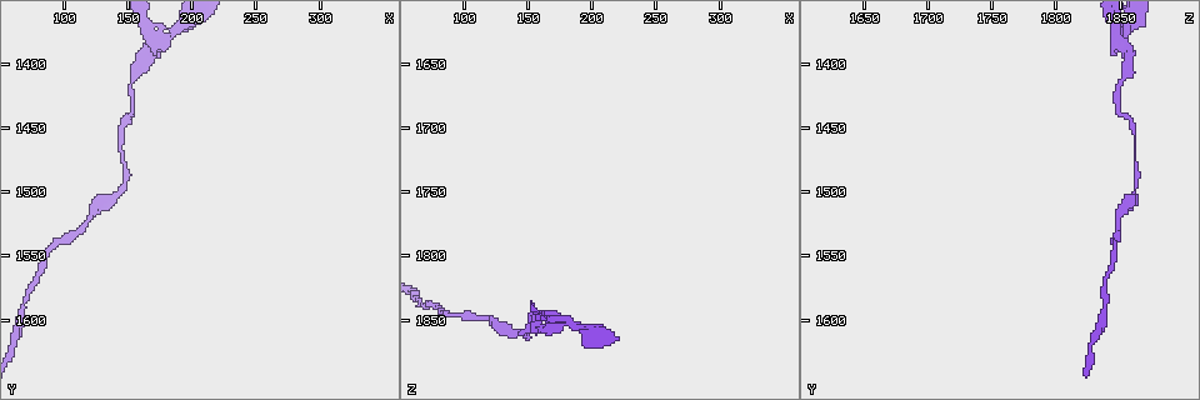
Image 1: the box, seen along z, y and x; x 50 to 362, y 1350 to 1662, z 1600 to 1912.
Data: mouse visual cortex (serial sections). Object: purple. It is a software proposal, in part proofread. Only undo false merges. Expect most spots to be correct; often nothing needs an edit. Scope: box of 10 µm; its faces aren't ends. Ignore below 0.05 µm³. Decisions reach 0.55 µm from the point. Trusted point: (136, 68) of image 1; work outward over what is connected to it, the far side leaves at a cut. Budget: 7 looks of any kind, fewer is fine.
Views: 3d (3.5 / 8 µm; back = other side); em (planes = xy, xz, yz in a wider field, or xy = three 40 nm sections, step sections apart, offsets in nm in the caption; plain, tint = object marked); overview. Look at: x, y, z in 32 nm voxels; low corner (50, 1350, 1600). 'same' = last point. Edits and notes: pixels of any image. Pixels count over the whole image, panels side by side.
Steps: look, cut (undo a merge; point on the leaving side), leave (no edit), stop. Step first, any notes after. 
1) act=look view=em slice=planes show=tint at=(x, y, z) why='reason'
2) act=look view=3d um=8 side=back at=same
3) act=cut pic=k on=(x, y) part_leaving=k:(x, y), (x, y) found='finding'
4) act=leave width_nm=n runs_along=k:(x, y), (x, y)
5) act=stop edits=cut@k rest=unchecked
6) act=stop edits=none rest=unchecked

act=look view=3d um=3.5 side=back at=(164, 1374, 1846) why='sudden change in width'

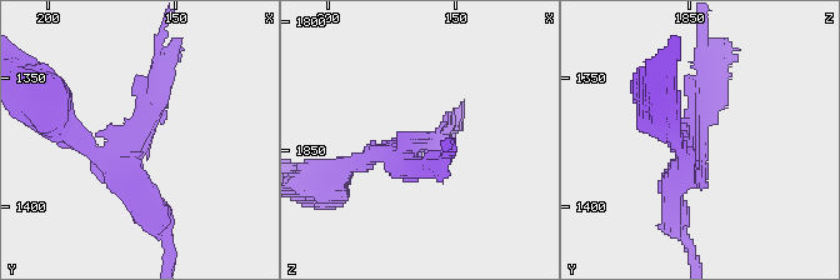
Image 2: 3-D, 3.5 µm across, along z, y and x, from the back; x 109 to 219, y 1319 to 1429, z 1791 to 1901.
act=look view=em slice=xy step=5 show=tint at=(163, 1372, 1848) why='now the EM'

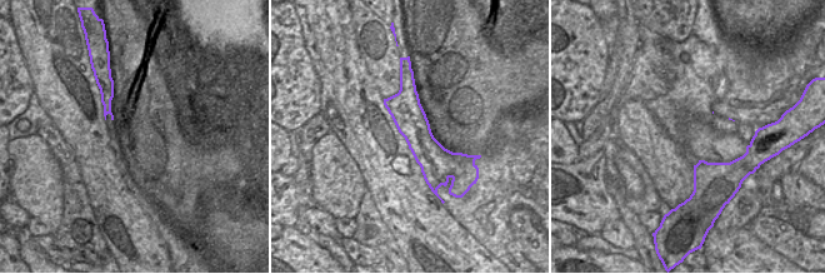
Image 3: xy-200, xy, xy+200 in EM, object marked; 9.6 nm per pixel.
act=cut pic=2 on=(691, 98) part_leaving=2:(134, 149), (164, 84), (173, 80) found='two cells meet here'

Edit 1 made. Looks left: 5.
act=look view=overview why='see it whole again'

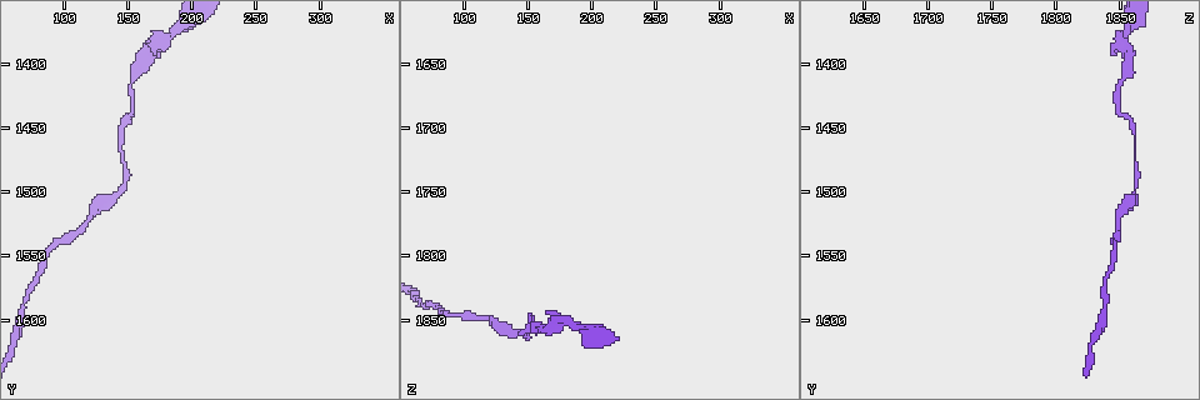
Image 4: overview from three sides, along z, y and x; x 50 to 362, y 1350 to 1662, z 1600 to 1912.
act=look view=em slice=xy step=5 show=tint at=(116, 1526, 1850) why='thin neck'

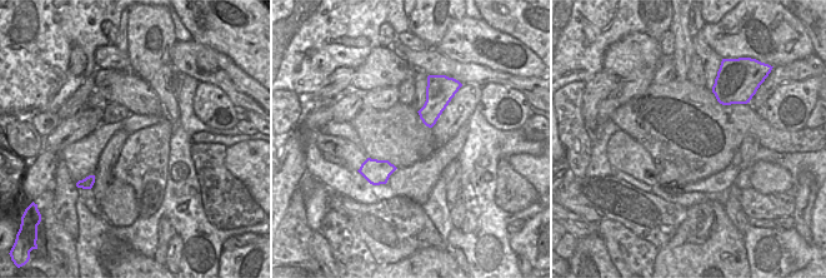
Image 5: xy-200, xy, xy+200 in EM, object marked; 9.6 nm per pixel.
act=look view=3d um=3.5 at=same

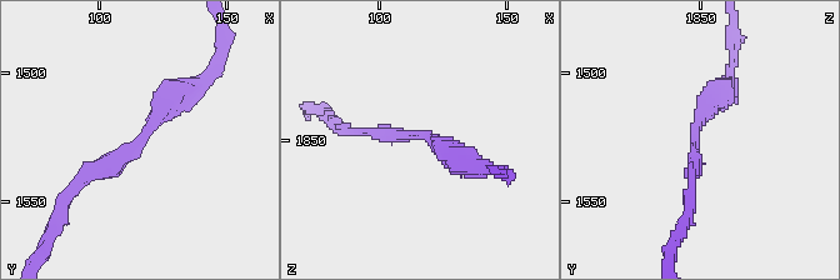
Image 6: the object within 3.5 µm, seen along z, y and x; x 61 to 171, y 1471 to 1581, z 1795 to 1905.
act=leave runs_along=6:(191, 86), (69, 194) found='one cell here'

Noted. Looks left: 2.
act=stop edits=cut@2 rest=unchecked

